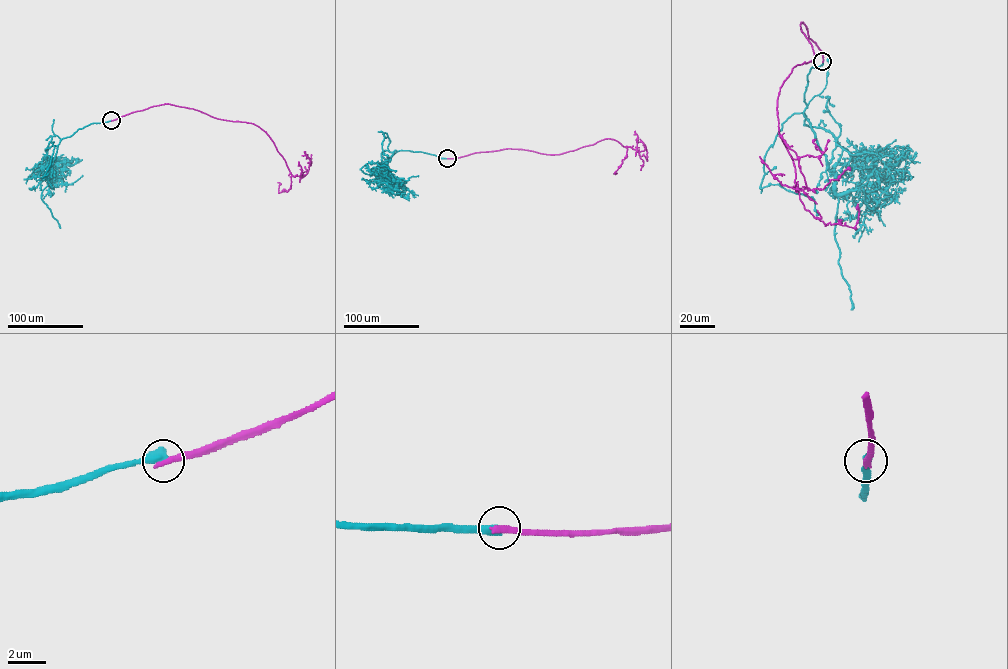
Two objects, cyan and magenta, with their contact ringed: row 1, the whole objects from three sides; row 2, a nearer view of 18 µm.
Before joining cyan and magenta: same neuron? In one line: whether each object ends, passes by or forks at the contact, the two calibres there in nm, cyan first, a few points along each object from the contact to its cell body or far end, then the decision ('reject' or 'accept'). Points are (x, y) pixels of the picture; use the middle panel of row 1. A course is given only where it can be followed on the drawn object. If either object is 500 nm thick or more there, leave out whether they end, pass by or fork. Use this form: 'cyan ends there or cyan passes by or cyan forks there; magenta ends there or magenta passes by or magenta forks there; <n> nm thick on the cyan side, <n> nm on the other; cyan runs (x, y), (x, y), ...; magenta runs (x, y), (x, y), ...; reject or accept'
500 nm thick on the cyan side, 360 nm on the other; cyan runs (447, 158), (395, 150), (385, 165), (377, 164), (396, 170); magenta runs (447, 158), (507, 148), (561, 154), (610, 138), (628, 147), (626, 156), (613, 174); reject

